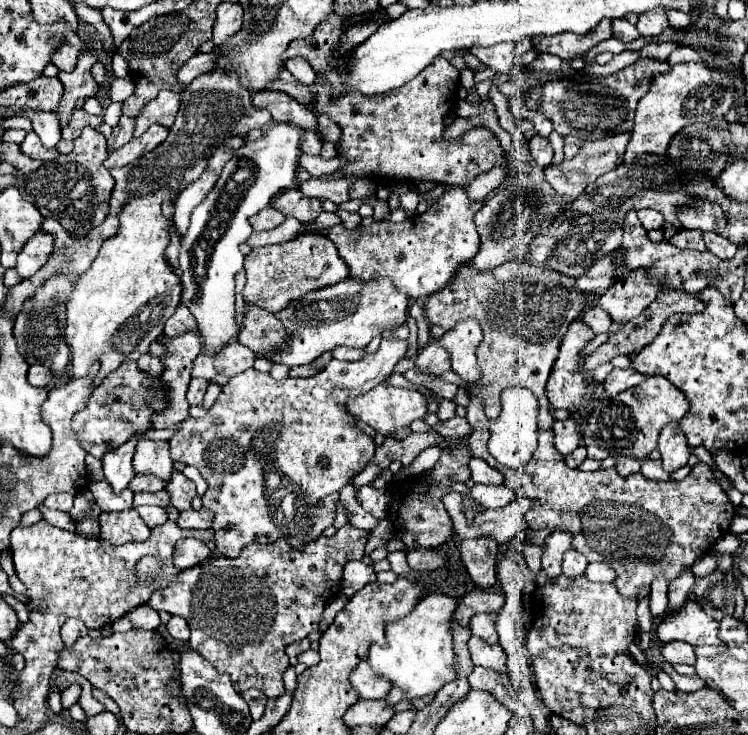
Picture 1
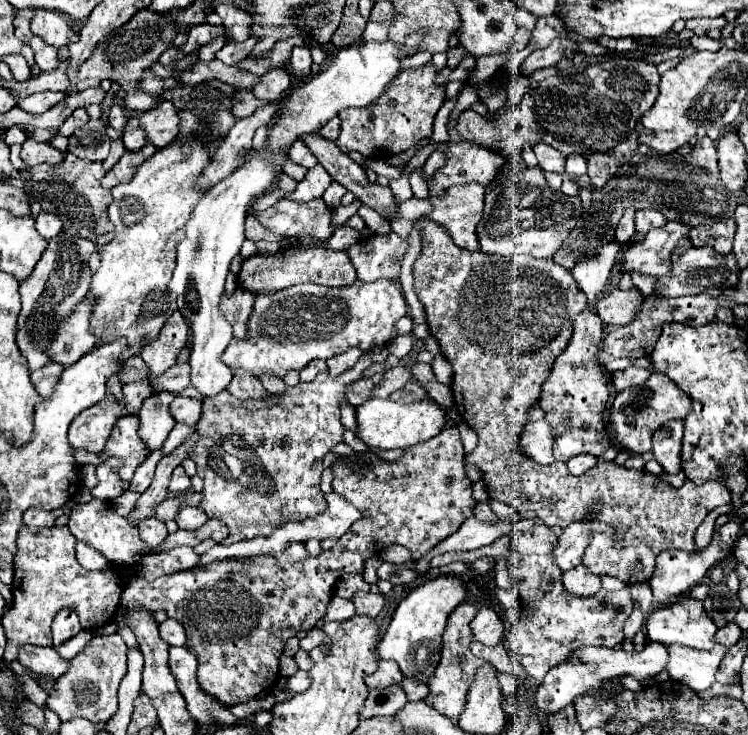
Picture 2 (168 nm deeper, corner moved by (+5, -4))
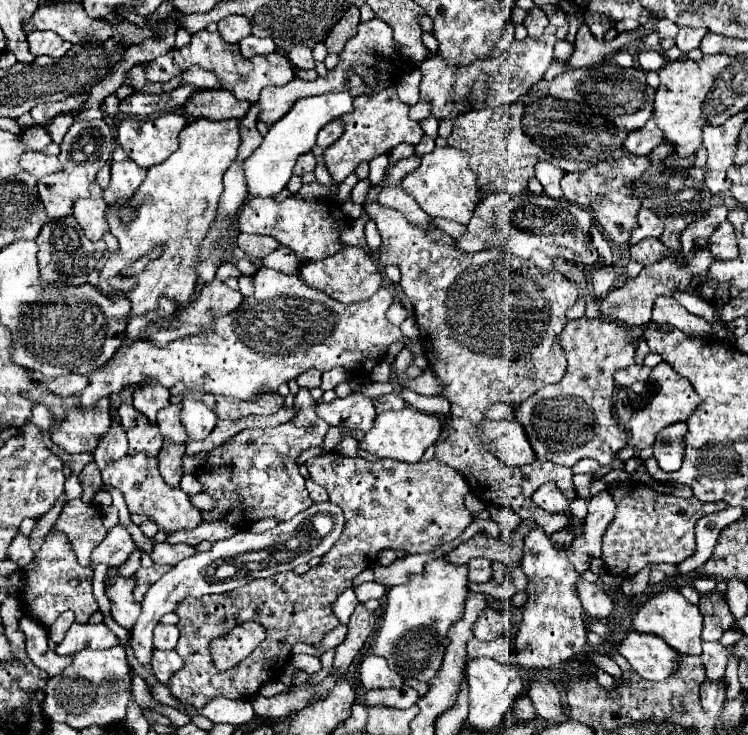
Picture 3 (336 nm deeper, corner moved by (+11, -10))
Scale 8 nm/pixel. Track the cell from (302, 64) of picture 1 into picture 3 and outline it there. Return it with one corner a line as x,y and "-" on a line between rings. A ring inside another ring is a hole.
297,44
291,52
289,52
289,60
295,68
301,68
301,70
309,70
309,68
315,68
315,60
313,60
313,54
307,46
301,46

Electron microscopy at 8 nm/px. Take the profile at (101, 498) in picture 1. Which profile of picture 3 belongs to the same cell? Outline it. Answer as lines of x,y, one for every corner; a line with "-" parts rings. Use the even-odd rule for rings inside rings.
111,412
111,420
111,428
99,438
99,444
93,450
93,460
99,468
105,468
105,460
117,460
127,454
127,436
117,422
117,412

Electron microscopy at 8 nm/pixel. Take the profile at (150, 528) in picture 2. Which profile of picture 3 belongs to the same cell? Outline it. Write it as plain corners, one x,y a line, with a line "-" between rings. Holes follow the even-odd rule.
155,544
155,550
151,552
151,558
155,564
169,564
169,566
175,566
177,562
189,558
195,554
195,548
193,546
187,546
187,544

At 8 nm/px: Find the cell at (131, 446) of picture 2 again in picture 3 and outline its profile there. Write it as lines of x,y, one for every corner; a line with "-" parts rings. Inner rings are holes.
137,412
137,424
133,430
127,432
127,438
129,438
129,454
145,452
157,456
163,446
161,432
155,432
155,426
151,426
147,416
141,412

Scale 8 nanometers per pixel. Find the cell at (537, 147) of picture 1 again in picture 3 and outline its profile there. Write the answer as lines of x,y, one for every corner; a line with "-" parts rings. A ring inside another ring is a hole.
539,162
537,168
535,168
535,176
543,184
545,194
549,198
563,198
563,192
561,192
561,186
559,186
563,174
565,172
561,168
557,168
557,166
549,164
549,162

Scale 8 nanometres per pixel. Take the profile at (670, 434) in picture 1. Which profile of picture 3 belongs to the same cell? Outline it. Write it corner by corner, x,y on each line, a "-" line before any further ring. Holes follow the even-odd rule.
685,422
669,424
667,428
663,428
657,434
657,440
653,444
653,456
657,458
661,470
673,472
681,466
683,448
685,448
685,434
687,434

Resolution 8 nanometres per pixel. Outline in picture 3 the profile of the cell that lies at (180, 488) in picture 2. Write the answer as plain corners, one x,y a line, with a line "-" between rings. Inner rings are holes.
171,440
163,442
163,448
159,452
159,470
165,482
171,486
179,486
179,480
183,476
183,464
181,464
183,454
185,444
175,444

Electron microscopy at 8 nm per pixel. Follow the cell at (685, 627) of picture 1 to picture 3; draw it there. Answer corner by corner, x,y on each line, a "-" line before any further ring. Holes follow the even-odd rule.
665,588
661,592
651,594
647,600
643,600
633,614
633,626
639,632
653,632
653,634
661,636
673,650
677,650
681,654
701,654
703,616
695,604
687,602
673,588

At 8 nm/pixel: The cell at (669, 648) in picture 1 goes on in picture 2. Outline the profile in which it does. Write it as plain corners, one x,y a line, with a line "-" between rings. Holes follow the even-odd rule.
651,642
647,644
641,652
625,652
617,648
607,648
607,646
585,646
575,654
573,662
565,662
563,666
555,666
547,672
545,680
537,686
533,694
533,706
543,710
543,712
555,712
561,710
563,706
571,704
575,696
579,696
583,690
589,690
591,686
599,686
599,678
615,678
615,676
633,676
635,680
645,680
647,676
657,676
667,668
669,660
669,650
659,644

